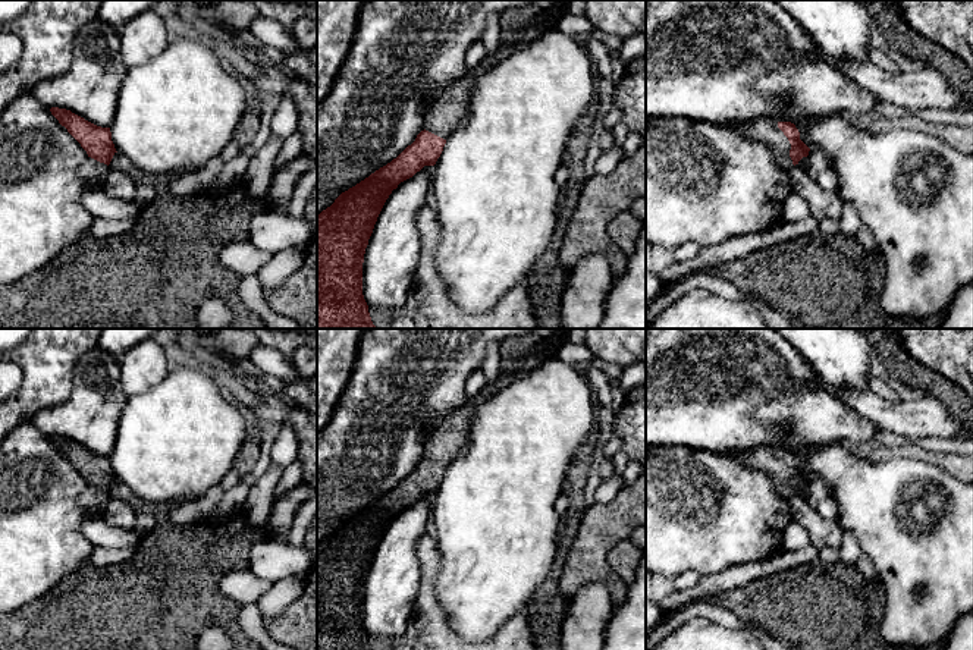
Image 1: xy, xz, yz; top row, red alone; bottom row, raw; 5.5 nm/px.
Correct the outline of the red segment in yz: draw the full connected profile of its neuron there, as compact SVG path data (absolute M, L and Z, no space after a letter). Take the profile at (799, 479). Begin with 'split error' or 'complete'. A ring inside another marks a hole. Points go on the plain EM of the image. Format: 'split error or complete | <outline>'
split error | M759 446L738 453L728 453L751 470L770 475L776 490L790 497L803 486L809 484L810 477L800 468L800 461L791 450L775 450L768 446Z

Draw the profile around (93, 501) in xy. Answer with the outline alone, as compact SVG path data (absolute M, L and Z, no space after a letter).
M91 486L85 489L79 499L82 509L91 516L101 516L107 500L109 500L107 493L100 492Z

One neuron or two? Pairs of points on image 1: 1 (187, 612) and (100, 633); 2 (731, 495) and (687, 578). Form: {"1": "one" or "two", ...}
{"1": "one", "2": "two"}

